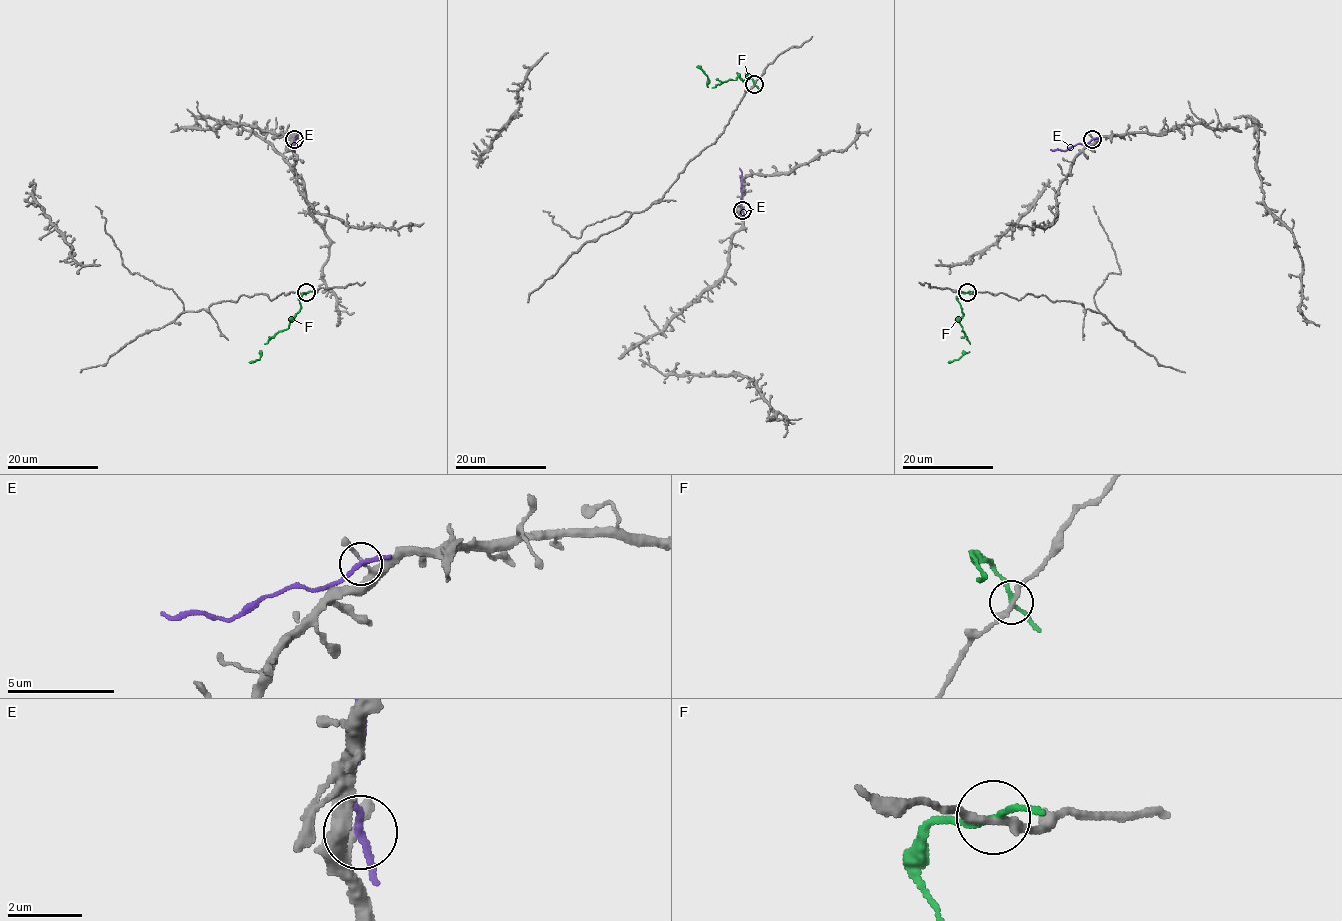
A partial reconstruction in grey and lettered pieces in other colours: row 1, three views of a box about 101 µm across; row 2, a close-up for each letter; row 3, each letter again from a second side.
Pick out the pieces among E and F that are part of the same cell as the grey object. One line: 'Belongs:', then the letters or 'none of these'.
Belongs: none of these

